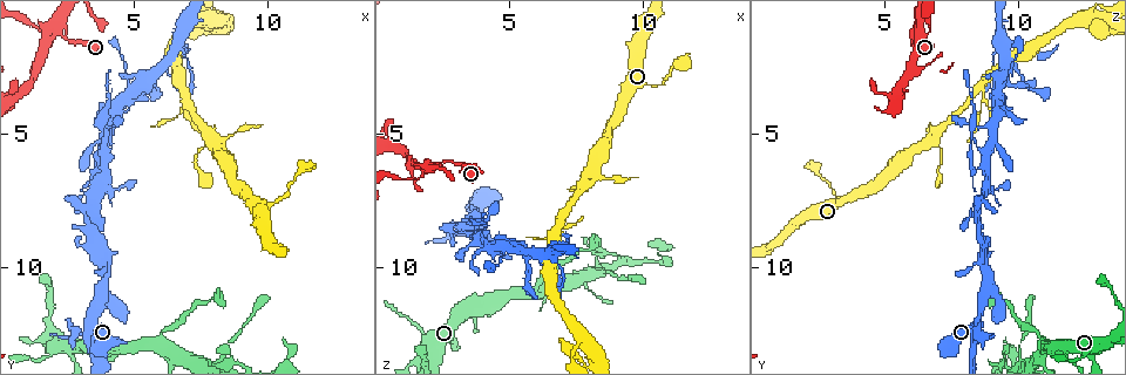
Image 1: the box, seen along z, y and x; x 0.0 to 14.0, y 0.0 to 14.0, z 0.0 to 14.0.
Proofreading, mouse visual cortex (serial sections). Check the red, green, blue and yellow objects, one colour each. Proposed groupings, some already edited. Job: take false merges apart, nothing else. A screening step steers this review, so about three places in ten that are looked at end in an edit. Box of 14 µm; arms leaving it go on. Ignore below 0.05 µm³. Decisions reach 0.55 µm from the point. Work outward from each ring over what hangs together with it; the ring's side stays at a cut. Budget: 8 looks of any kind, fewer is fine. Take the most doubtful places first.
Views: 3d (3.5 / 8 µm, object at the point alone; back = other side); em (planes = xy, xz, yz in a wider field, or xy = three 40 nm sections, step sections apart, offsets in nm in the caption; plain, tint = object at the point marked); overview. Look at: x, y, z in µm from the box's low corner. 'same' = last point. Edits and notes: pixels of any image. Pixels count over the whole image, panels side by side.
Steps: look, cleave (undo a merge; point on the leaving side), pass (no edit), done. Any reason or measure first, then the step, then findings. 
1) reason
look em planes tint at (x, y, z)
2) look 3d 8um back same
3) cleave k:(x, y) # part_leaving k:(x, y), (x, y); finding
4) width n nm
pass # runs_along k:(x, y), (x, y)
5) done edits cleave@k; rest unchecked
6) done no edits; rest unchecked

sudden change in width
look 3d 3.5um at (8.4, 13.1, 10.1)

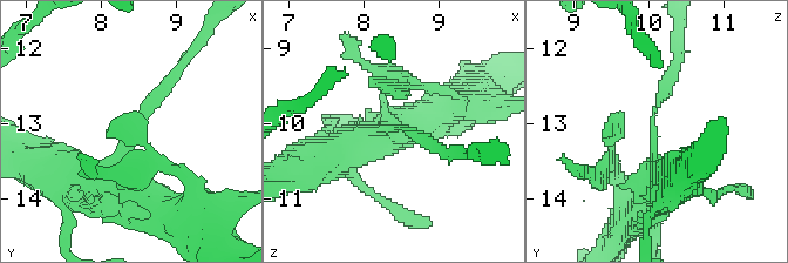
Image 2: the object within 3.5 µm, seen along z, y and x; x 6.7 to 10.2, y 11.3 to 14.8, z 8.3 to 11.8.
arm_widths 150, 500 nm
look em xy step 3 tint at (8.40, 13.20, 10.05)

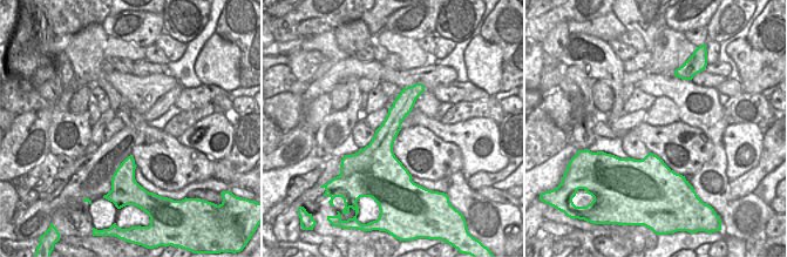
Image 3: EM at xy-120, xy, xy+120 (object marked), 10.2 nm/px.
width 240 nm
pass # runs_along 3:(419, 86), (386, 134), (386, 177); continuous, no second cell

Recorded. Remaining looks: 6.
sharp bend
look 3d 8um at (2.1, 1.3, 6.2)

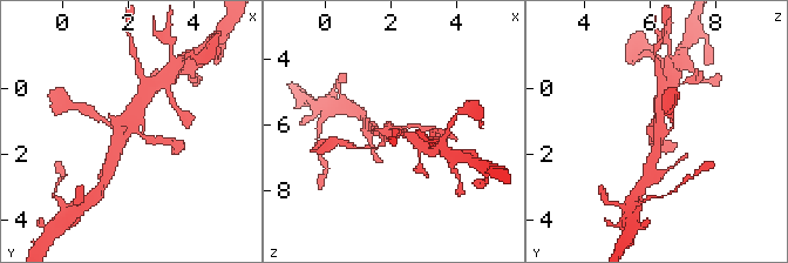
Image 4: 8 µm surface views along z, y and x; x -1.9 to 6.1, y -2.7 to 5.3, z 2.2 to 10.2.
look em planes tint at (2.1, 1.2, 6.2)

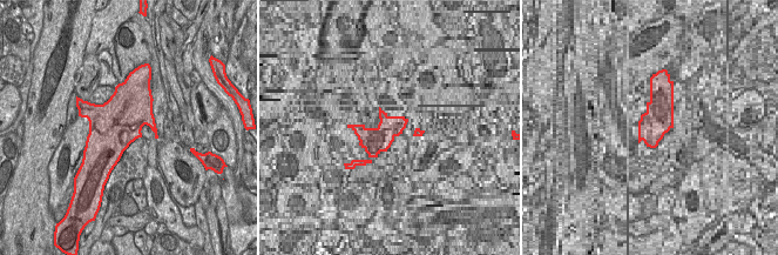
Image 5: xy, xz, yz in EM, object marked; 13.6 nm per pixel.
width 700 nm
pass # runs_along 4:(161, 140), (129, 128), (115, 155); one cell here

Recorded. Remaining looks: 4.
sharp bend
look 3d 8um at (2.9, 12.4, 8.3)

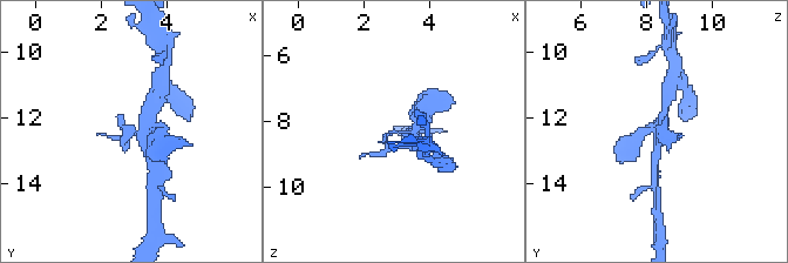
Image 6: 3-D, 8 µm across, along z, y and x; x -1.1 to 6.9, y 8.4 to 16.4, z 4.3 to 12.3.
look 3d 3.5um back at (2.9, 12.4, 8.3)

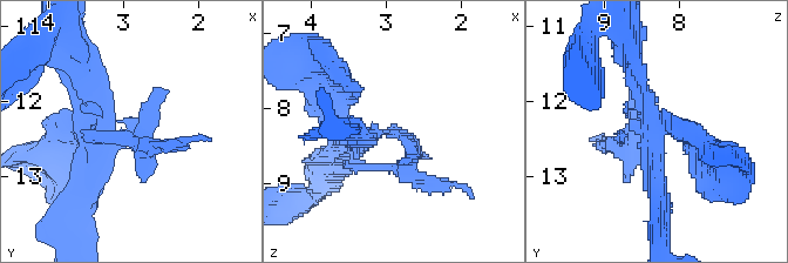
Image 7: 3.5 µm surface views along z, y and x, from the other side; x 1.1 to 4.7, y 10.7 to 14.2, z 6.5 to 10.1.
cleave 7:(151, 163) # part_leaving 7:(123, 135), (137, 149), (199, 139); two cells meet here

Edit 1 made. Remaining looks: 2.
arms run side by side
look 3d 3.5um at (6.9, 3.2, 8.6)

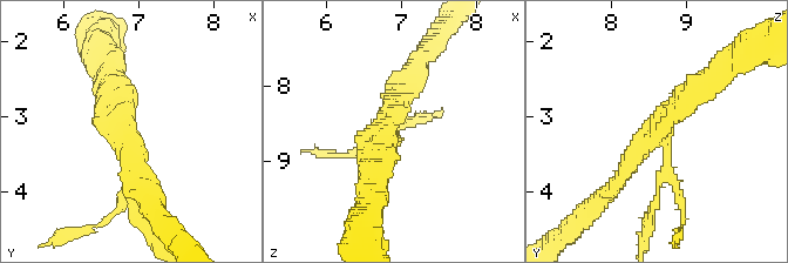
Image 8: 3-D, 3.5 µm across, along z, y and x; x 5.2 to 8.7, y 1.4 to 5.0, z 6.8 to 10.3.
arms 3; arm_widths 100, 250, 350 nm
look em xy step 2 tint at (6.80, 3.15, 8.65)

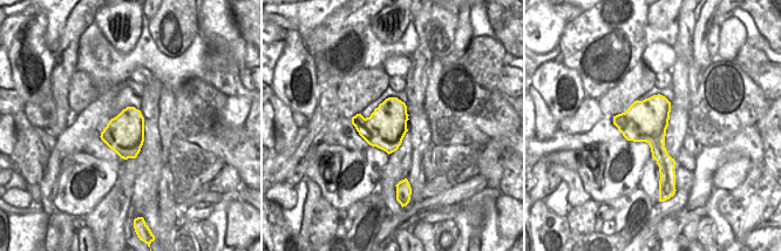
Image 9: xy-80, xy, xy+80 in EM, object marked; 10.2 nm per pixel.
pass # runs_along 8:(610, 191), (666, 116), (712, 80); one cell here

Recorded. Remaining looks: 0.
done edits cleave@7; rest unchecked

